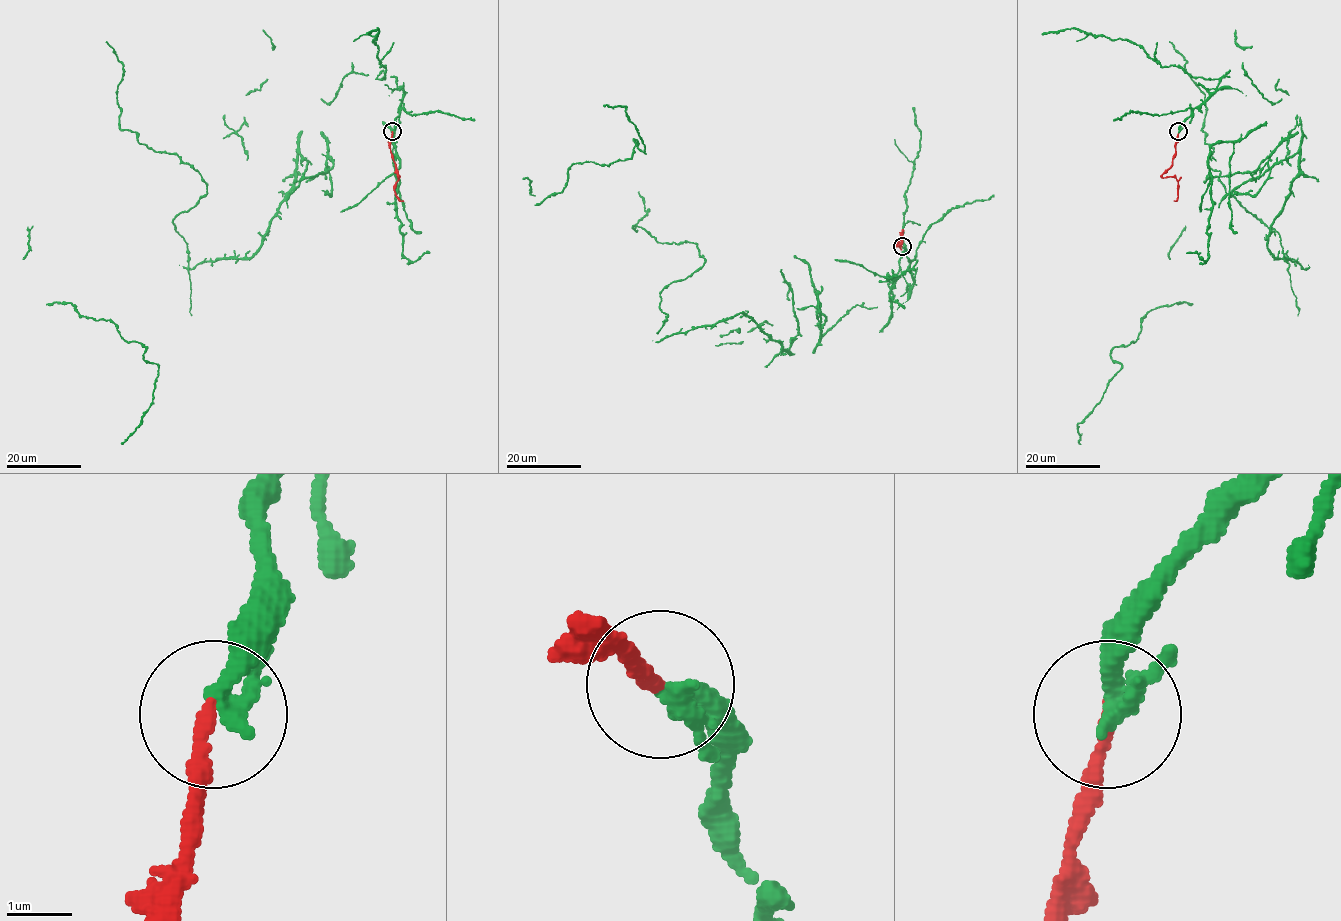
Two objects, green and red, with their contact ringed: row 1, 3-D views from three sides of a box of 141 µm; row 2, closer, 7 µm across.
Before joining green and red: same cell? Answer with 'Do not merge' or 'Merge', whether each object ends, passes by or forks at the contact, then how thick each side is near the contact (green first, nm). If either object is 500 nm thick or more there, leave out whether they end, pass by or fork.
Merge. At the ring green passes by. At the ring red ends. Thickness 240 nm (green) against 220 nm

